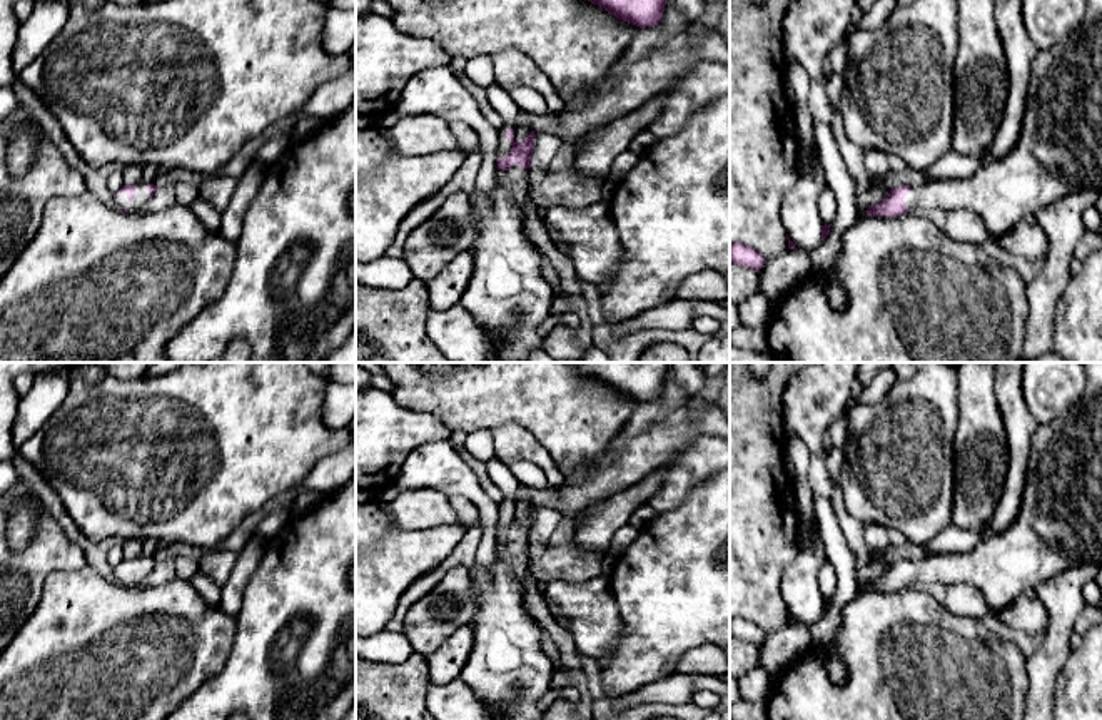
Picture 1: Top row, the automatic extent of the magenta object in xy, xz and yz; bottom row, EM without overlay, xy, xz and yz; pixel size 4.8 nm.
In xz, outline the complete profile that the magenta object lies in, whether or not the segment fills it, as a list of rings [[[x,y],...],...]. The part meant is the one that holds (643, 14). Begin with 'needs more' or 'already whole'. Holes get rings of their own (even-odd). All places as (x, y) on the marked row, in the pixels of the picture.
already whole; [[[588,0],[616,18],[639,28],[655,27],[661,22],[666,0]]]

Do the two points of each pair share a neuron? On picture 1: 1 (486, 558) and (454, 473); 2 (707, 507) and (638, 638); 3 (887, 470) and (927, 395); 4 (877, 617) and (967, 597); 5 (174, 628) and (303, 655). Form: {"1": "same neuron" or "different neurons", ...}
{"1": "same neuron", "2": "same neuron", "3": "same neuron", "4": "different neurons", "5": "different neurons"}

